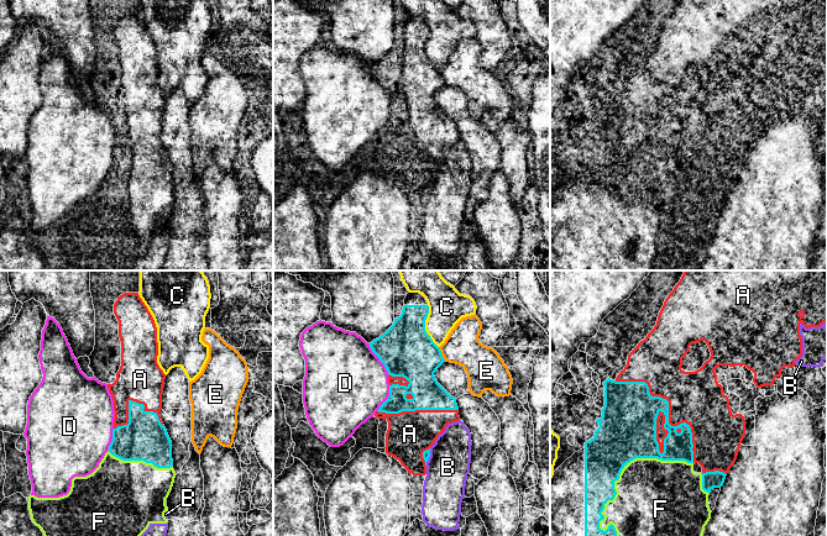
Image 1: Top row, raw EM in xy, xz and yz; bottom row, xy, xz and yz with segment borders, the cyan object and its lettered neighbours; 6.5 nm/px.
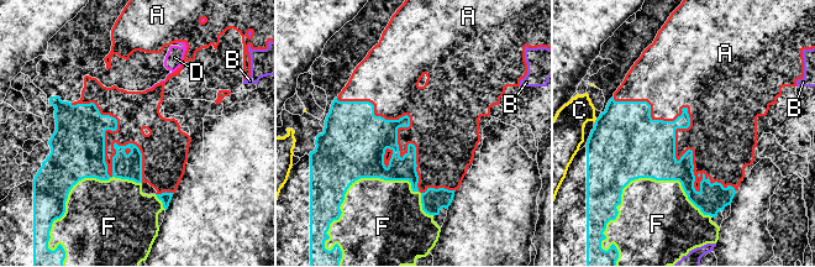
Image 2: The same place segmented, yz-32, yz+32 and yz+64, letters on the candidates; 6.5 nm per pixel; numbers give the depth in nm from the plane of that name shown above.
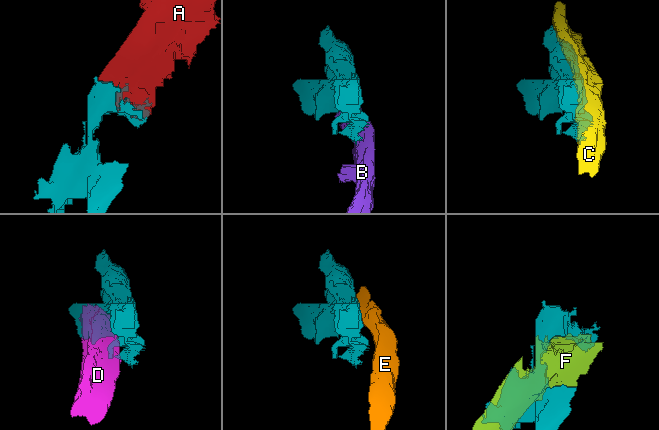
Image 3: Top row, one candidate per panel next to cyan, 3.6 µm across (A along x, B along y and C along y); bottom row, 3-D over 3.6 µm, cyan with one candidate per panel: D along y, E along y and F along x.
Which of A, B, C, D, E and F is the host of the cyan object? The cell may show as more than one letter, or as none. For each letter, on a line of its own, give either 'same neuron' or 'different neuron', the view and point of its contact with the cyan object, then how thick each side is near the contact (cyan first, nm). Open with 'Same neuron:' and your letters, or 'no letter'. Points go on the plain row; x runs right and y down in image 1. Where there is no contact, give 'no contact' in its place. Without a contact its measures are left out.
Same neuron: A
A: same neuron; meets cyan in yz at (668, 134); 360 nm thick on the cyan side, 340 nm on the other
B: different neuron; meets cyan in xz at (429, 179); 50 nm thick on the cyan side, 280 nm on the other
C: different neuron; meets cyan in xz at (424, 50); 340 nm thick on the cyan side, 240 nm on the other
D: different neuron; meets cyan in xz at (380, 83); 340 nm thick on the cyan side, 500 nm on the other
E: different neuron; meets cyan in xz at (441, 78); 340 nm thick on the cyan side, 220 nm on the other
F: different neuron; meets cyan in yz at (614, 204); 300 nm thick on the cyan side, 440 nm on the other

